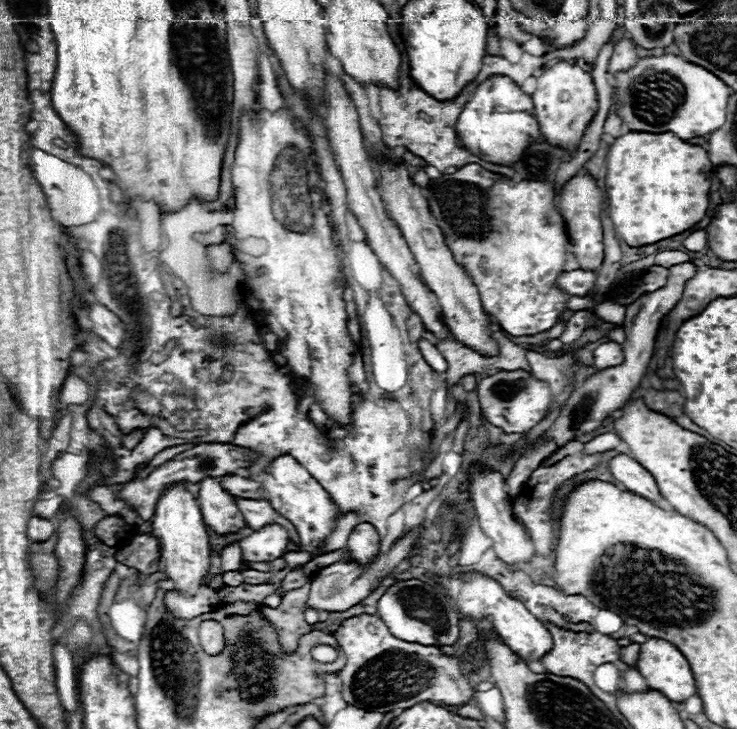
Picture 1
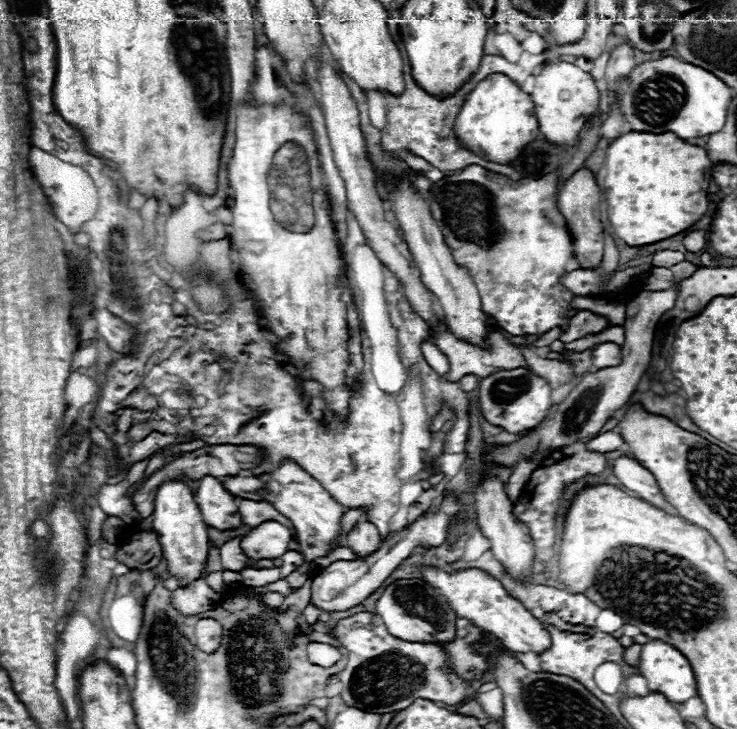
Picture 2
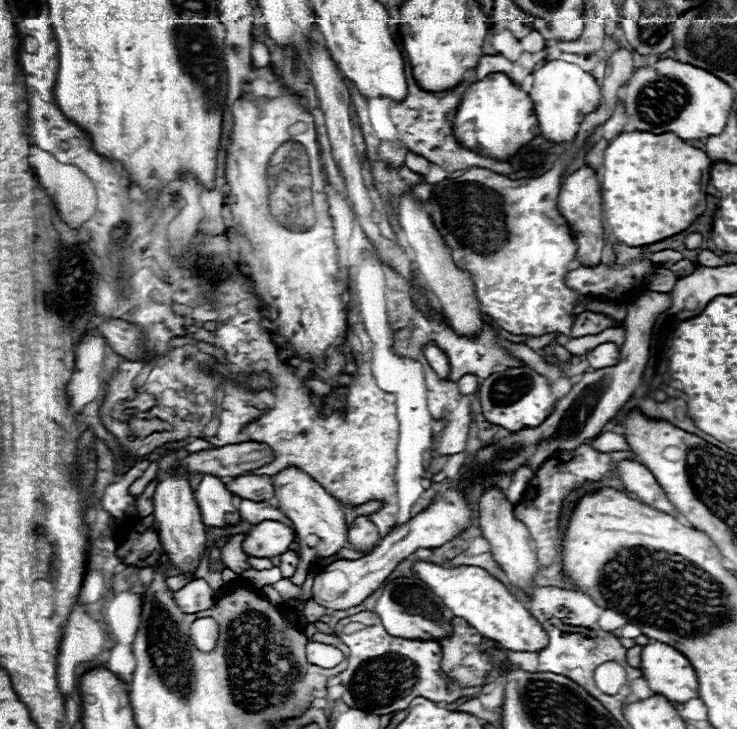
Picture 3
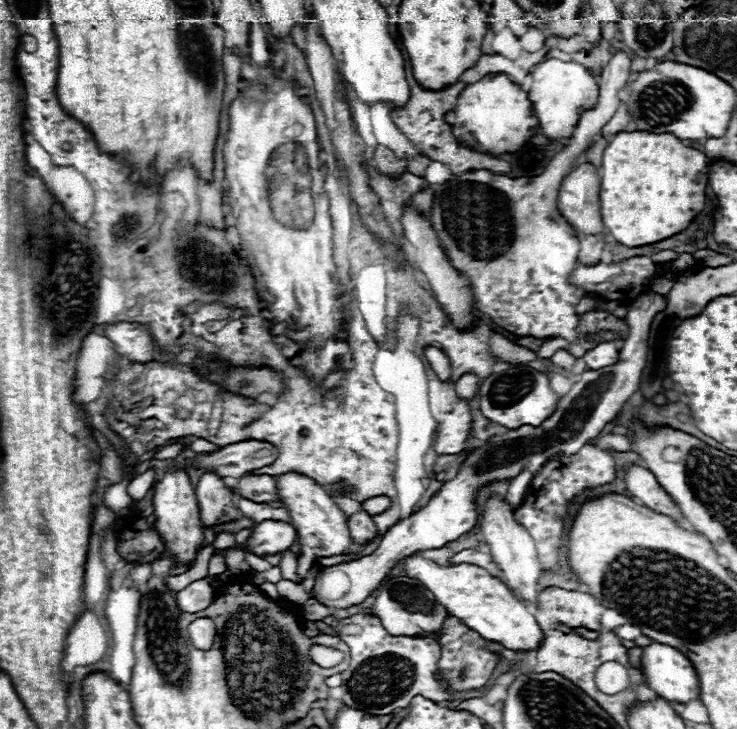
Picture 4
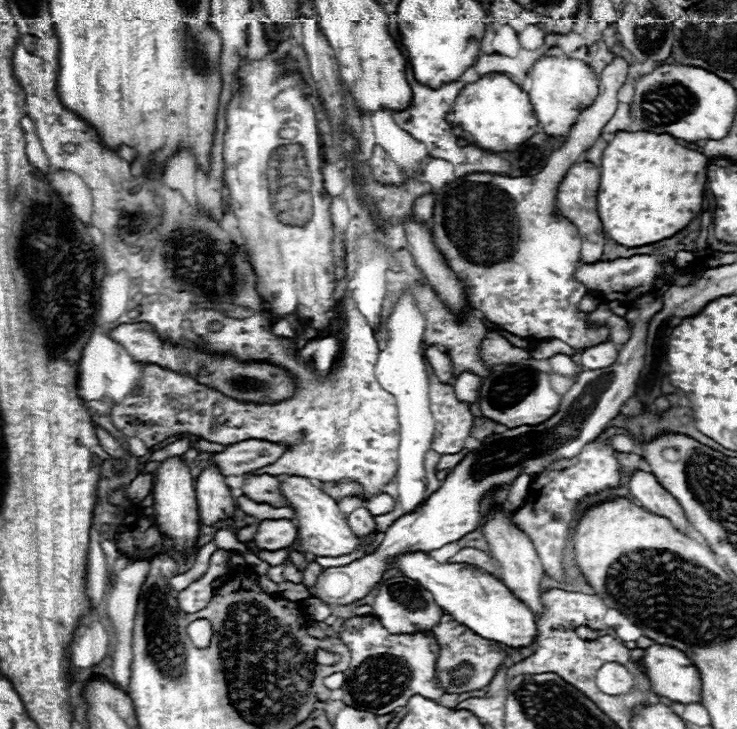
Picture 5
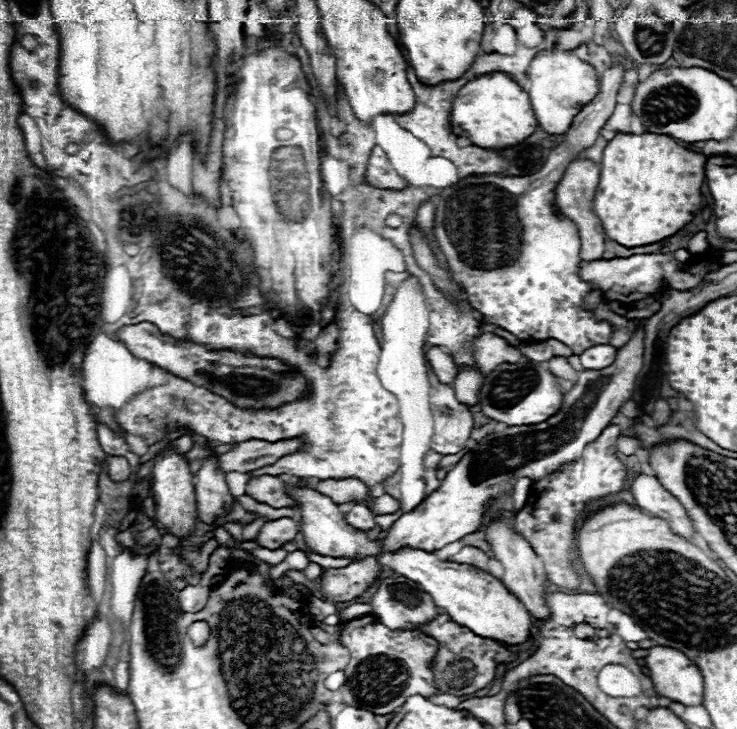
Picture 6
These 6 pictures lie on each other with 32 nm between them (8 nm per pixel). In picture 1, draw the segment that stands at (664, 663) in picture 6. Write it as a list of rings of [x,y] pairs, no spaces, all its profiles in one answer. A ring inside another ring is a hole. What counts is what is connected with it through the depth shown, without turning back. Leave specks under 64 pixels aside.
[[[648,640],[640,644],[636,664],[646,678],[648,688],[664,694],[672,702],[684,702],[696,694],[696,682],[684,654],[666,640]]]

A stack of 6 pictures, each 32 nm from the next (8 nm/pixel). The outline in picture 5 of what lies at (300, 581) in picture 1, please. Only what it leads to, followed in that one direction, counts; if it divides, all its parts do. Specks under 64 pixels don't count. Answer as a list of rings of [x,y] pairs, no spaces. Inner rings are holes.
[[[286,476],[282,478],[282,484],[284,484],[284,496],[290,500],[290,508],[296,510],[294,522],[302,538],[306,564],[310,564],[314,556],[346,556],[356,550],[364,550],[364,552],[368,550],[370,544],[350,530],[346,522],[346,514],[340,512],[338,504],[328,494],[324,494],[320,488],[316,488],[308,478]]]

